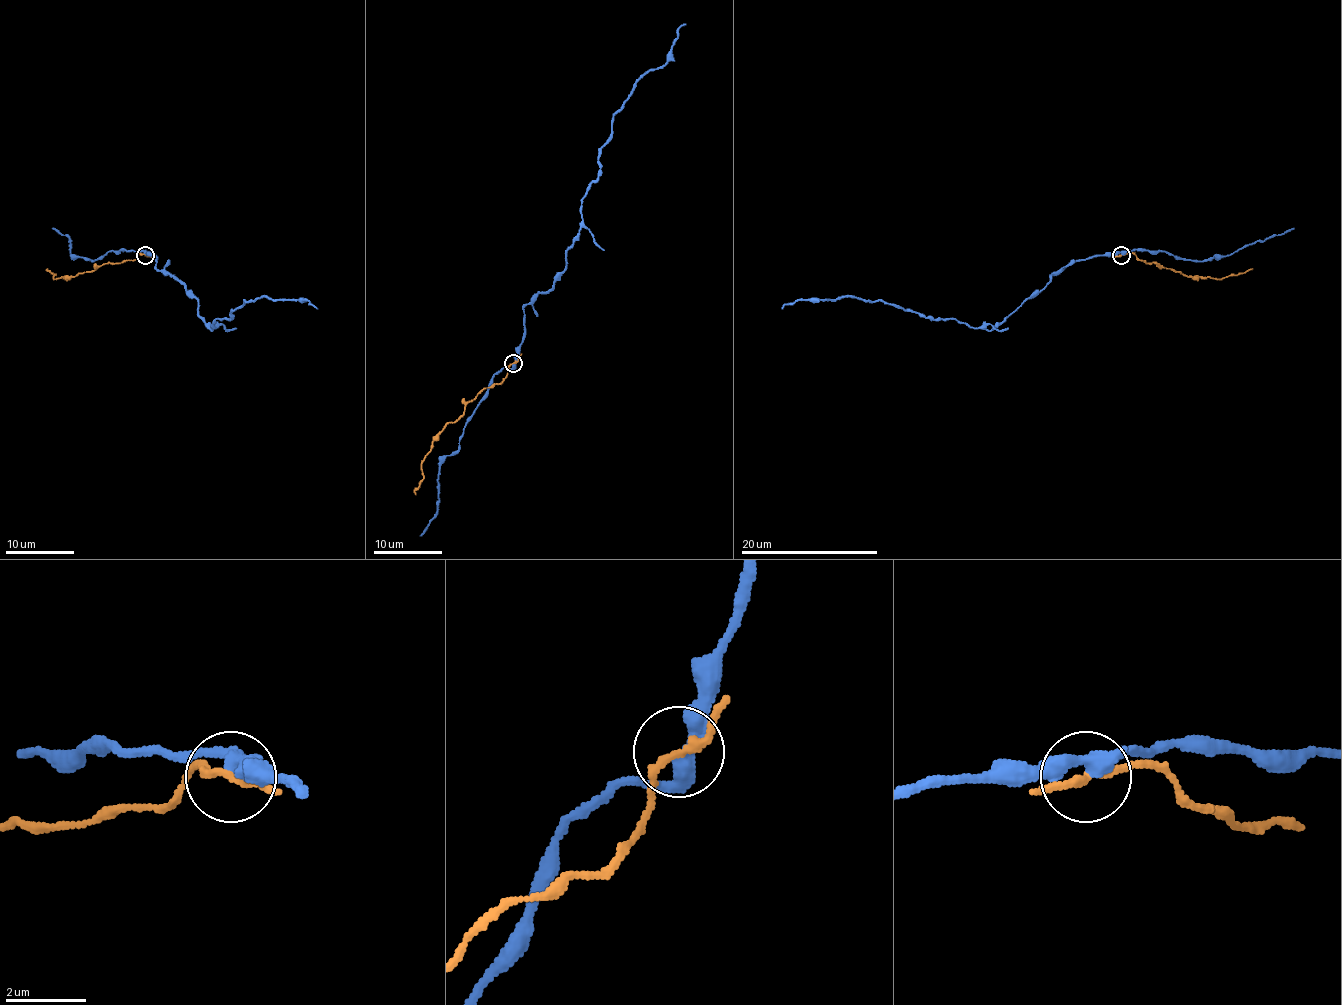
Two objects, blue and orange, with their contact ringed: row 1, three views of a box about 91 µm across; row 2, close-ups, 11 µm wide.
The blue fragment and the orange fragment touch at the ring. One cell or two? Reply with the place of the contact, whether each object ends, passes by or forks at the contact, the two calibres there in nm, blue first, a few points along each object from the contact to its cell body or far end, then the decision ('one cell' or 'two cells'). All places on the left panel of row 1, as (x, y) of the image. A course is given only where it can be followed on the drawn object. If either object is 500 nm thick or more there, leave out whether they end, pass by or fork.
(145, 255) | blue passes by | orange passes by | 360/190 nm | blue via (144, 253), (197, 300), (197, 313), (211, 330), (213, 322), (230, 318), (243, 300), (305, 300), (317, 308) | orange via (144, 255), (139, 253), (132, 260), (102, 264), (93, 271), (55, 279), (47, 269) | two cells

